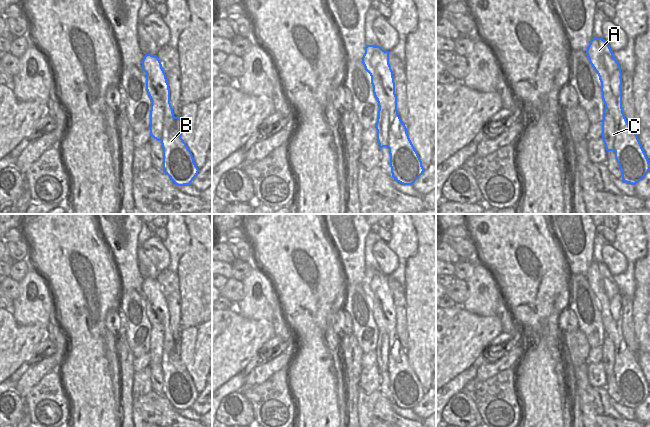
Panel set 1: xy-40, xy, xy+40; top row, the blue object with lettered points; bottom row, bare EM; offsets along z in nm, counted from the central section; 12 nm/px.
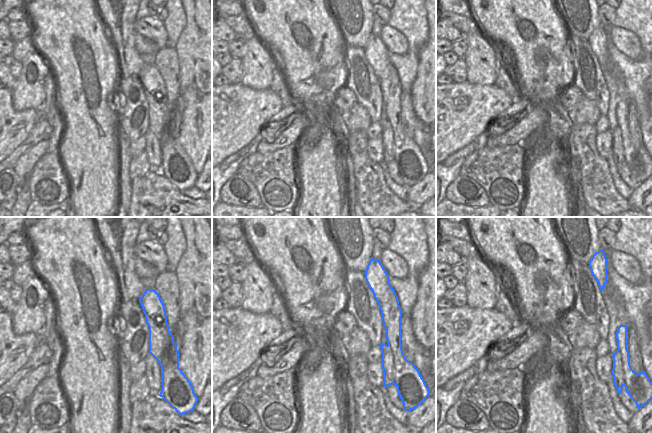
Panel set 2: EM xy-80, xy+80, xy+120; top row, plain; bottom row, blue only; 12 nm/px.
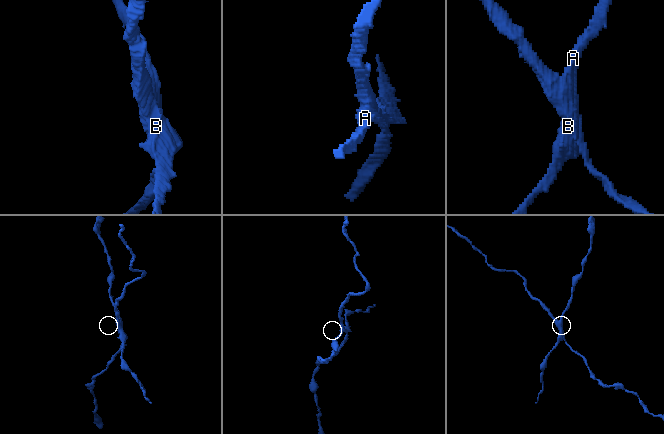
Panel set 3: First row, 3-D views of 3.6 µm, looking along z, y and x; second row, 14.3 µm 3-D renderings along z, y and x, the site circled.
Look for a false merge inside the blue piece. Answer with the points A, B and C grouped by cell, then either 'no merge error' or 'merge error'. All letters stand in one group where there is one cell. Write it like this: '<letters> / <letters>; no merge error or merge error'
A B / C; merge error

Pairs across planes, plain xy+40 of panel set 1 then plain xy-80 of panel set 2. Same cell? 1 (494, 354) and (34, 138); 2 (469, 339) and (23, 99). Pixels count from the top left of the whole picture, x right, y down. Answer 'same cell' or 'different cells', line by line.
1: same cell
2: different cells

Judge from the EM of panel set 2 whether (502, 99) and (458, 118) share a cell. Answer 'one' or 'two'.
one

